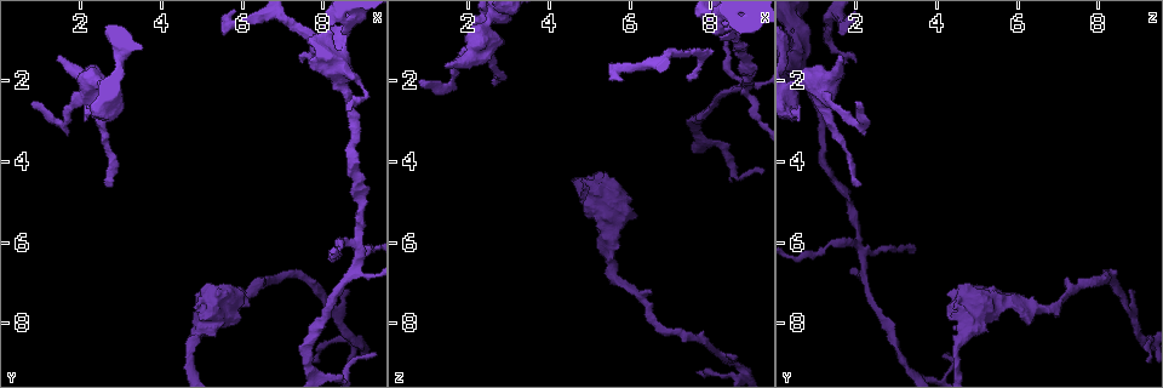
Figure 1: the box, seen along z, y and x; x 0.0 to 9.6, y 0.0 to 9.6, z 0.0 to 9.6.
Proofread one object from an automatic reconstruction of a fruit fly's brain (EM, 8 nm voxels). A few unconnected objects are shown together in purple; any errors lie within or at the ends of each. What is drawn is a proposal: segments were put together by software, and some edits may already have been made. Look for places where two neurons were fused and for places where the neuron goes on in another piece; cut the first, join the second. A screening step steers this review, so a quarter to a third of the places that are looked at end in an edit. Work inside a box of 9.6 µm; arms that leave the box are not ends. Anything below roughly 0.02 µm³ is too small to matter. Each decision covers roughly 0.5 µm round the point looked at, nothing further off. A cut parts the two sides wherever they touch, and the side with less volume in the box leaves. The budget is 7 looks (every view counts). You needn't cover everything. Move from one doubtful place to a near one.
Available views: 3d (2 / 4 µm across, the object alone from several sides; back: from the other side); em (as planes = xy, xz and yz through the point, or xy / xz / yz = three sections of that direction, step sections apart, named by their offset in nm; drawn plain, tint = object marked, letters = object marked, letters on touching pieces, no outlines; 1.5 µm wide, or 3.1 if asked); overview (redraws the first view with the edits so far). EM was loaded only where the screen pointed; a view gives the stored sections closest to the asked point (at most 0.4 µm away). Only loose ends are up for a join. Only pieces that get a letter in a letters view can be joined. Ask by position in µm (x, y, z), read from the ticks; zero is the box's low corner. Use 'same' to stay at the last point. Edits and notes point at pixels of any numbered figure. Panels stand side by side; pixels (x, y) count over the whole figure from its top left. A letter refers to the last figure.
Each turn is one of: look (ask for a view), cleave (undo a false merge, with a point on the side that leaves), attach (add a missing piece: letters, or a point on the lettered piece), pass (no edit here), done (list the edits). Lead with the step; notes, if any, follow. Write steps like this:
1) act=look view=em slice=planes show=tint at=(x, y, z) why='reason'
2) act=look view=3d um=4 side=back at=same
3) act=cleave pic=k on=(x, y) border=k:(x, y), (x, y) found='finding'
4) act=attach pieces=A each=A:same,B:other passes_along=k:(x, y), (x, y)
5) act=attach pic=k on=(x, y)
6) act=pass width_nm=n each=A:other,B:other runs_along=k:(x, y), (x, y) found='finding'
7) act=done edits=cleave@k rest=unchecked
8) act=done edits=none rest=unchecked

act=look view=em slice=xz step=4 show=tint at=(7.45, 1.55, 2.00)

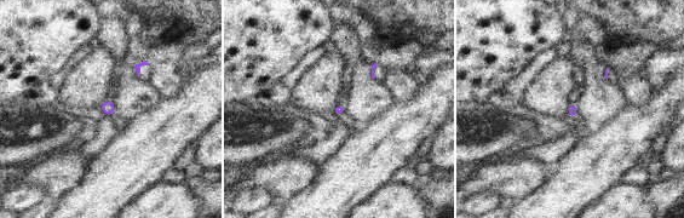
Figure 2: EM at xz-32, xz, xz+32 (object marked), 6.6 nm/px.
act=look view=em slice=planes show=letters at=same

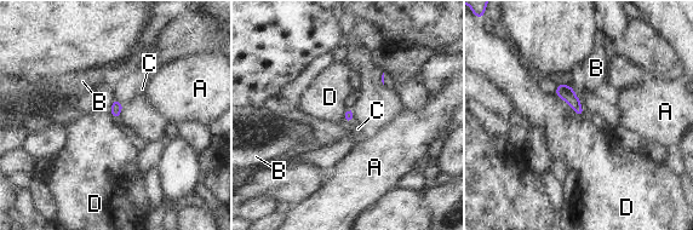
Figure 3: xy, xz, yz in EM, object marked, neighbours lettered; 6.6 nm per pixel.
act=pass each=A:other,B:other,C:other,D:other border=3:(554, 93), (578, 115), (583, 116) found='none of them fits'

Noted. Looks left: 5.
act=look view=3d um=4 at=(8.90, 6.00, 2.10) why='abrupt turn'

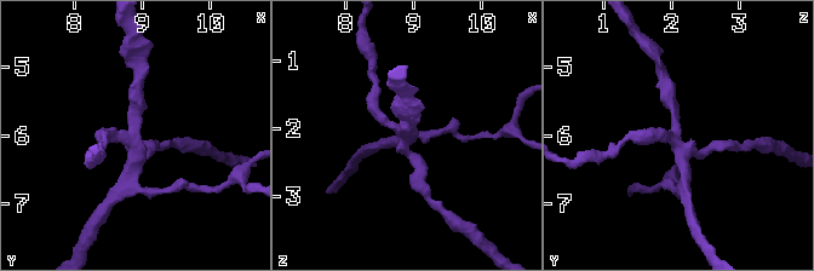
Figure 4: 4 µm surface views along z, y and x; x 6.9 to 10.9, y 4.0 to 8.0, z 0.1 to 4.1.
act=look view=em slice=planes show=letters at=(8.90, 5.95, 2.00) arms=4

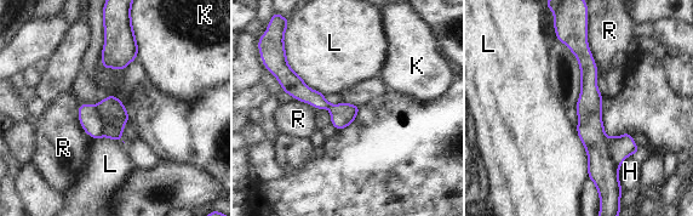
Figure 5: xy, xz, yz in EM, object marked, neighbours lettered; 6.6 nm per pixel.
act=cleave pic=5 on=(620, 147) each=H:other,K:other,L:other,R:other border=5:(603, 135), (603, 142), (618, 169) found='a second neuron is stuck on'

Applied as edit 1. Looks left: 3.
act=look view=em slice=planes show=letters at=(2.65, 4.50, 2.15) why='an open end'

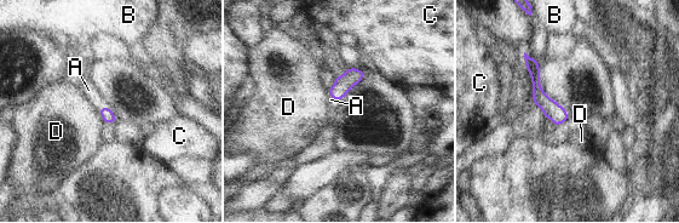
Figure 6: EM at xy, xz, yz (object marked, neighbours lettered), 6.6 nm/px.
act=attach pieces=A each=A:same,B:other,C:other,D:other found='it goes on there'

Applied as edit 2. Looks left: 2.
act=done edits=cleave@5,attach@6 rest=unchecked

